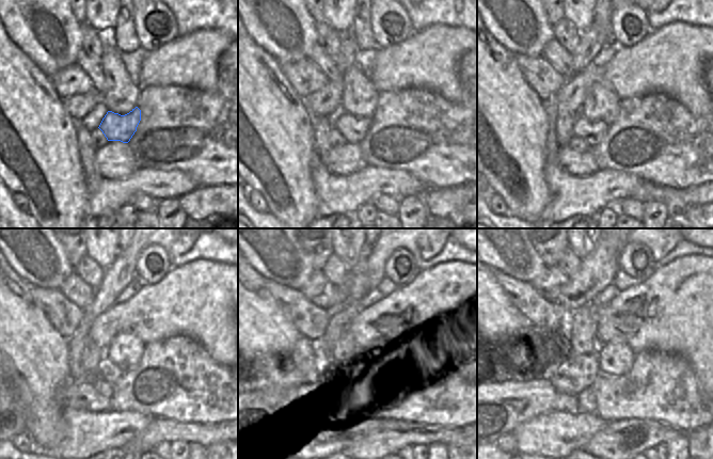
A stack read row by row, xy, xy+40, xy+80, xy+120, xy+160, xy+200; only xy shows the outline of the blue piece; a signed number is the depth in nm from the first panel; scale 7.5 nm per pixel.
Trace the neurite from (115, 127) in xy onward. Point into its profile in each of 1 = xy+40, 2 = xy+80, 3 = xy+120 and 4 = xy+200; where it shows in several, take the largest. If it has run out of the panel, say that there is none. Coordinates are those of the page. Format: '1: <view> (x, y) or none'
1: xy+40 (353, 129)
2: xy+80 (591, 132)
3: xy+120 (107, 369)
4: xy+200 (571, 375)

